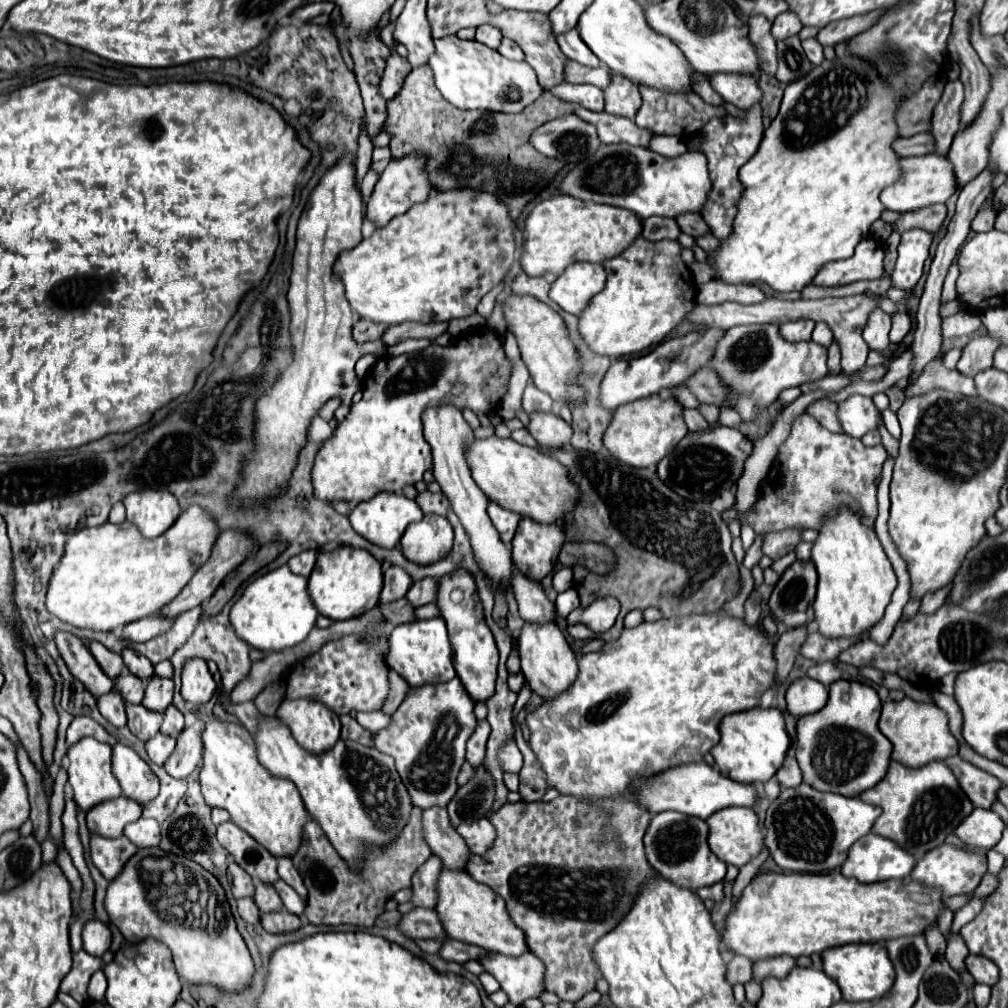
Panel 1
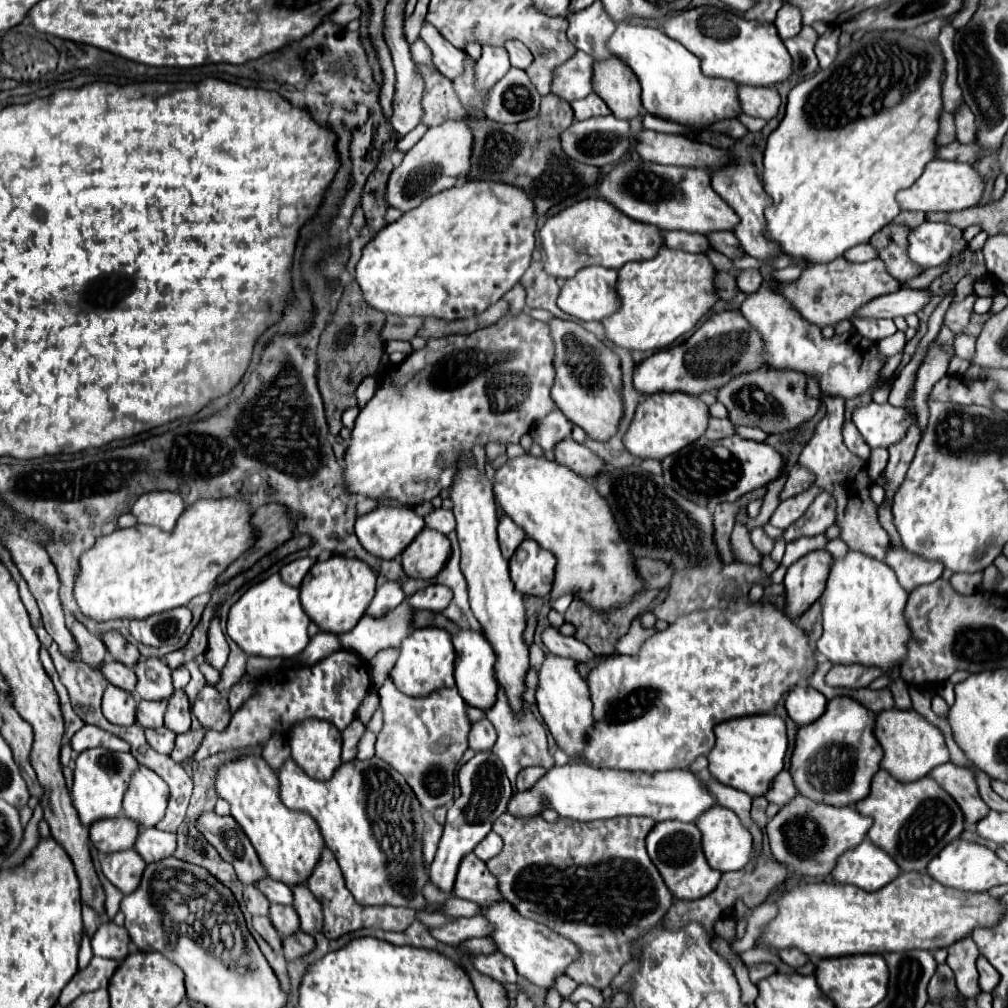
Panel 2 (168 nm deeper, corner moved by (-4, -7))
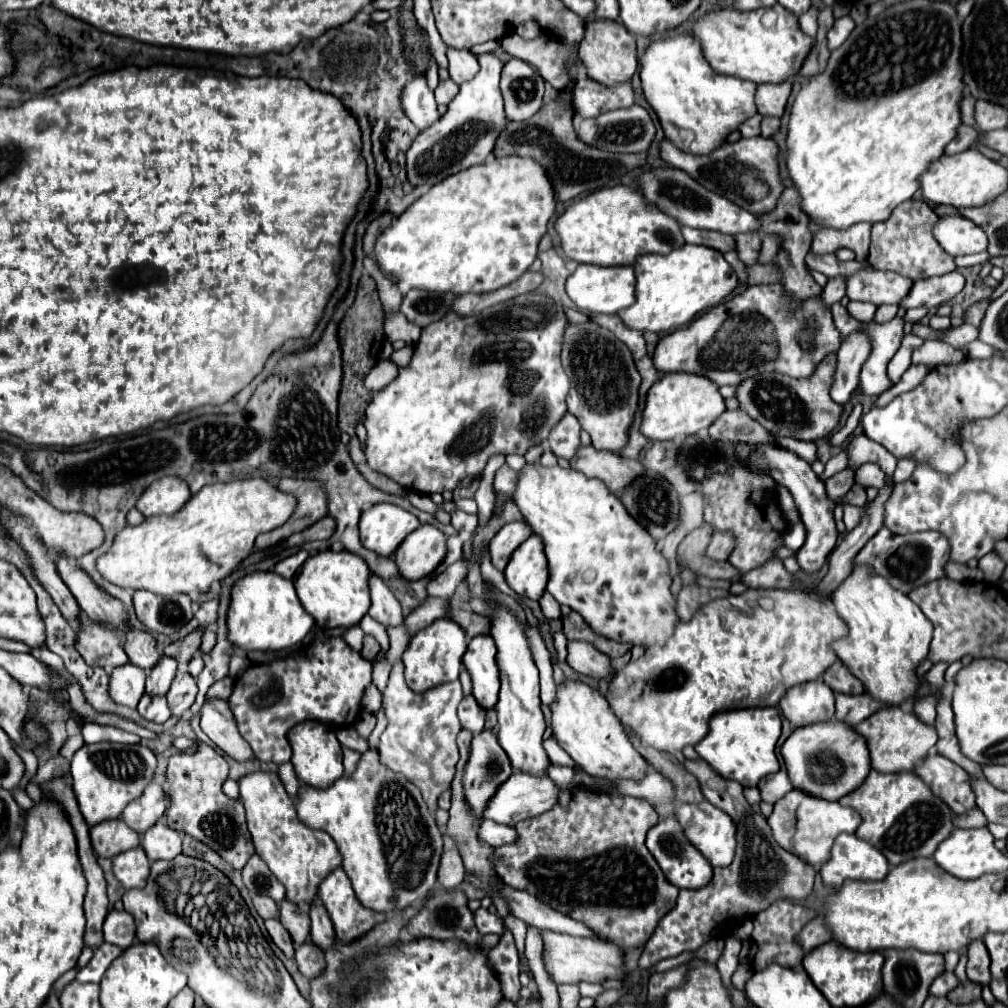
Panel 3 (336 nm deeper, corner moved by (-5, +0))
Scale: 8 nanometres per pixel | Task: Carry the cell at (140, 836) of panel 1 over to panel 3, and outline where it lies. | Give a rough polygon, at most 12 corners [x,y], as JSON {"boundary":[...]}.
{"boundary":[[164,822],[144,836],[150,862],[172,860],[182,852],[182,838]]}

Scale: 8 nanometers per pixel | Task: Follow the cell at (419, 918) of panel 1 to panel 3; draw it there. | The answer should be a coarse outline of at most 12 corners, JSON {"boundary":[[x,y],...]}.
{"boundary":[[478,908],[474,922],[478,932],[504,936],[504,922],[496,914]]}

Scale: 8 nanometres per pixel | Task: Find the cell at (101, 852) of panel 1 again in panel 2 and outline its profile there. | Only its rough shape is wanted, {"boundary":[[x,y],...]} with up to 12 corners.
{"boundary":[[133,849],[101,855],[105,877],[125,895],[145,867]]}

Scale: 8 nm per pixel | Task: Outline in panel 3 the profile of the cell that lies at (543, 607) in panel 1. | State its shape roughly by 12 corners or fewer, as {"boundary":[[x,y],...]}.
{"boundary":[[568,642],[566,662],[580,674],[602,678],[606,658],[590,642]]}

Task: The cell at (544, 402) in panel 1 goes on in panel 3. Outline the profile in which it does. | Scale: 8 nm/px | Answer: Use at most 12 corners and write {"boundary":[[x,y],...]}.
{"boundary":[[566,416],[552,428],[548,444],[570,460],[580,444],[580,422]]}

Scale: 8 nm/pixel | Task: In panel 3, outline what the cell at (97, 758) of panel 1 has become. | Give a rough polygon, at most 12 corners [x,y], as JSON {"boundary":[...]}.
{"boundary":[[84,744],[72,788],[84,820],[118,818],[154,778],[142,744]]}

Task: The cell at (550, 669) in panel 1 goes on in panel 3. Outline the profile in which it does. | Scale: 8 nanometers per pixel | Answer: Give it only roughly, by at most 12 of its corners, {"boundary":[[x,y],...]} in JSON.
{"boundary":[[556,686],[552,736],[584,772],[640,780],[648,762],[598,690]]}

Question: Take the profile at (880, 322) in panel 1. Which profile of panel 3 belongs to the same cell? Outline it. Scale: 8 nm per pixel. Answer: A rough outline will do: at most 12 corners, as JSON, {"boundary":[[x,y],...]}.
{"boundary":[[850,302],[850,316],[860,322],[872,322],[874,304]]}

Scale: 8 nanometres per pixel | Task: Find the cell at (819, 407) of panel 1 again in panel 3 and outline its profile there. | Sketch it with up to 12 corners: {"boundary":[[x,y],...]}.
{"boundary":[[866,434],[854,436],[846,448],[854,470],[876,462],[892,474],[898,462]]}

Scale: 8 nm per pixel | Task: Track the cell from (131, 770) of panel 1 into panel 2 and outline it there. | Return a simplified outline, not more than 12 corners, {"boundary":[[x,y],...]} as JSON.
{"boundary":[[139,767],[123,813],[155,827],[167,809],[169,787]]}

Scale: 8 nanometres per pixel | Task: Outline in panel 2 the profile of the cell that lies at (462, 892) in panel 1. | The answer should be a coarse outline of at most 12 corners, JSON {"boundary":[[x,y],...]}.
{"boundary":[[509,903],[485,907],[491,939],[517,973],[553,987],[581,957],[571,939],[521,917]]}

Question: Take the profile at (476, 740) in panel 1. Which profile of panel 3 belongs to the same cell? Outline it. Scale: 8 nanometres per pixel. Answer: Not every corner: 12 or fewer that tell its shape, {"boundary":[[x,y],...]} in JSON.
{"boundary":[[474,696],[458,706],[462,728],[478,734],[484,730],[486,710]]}

